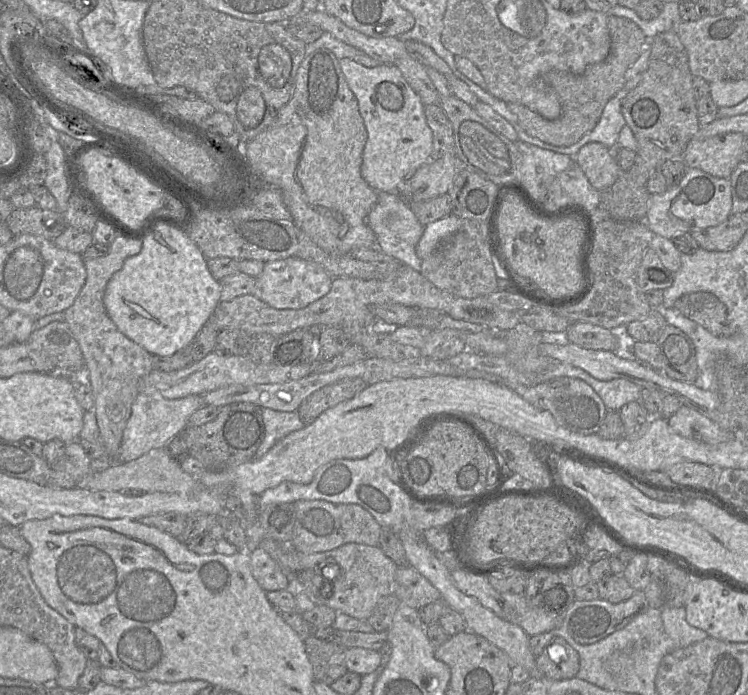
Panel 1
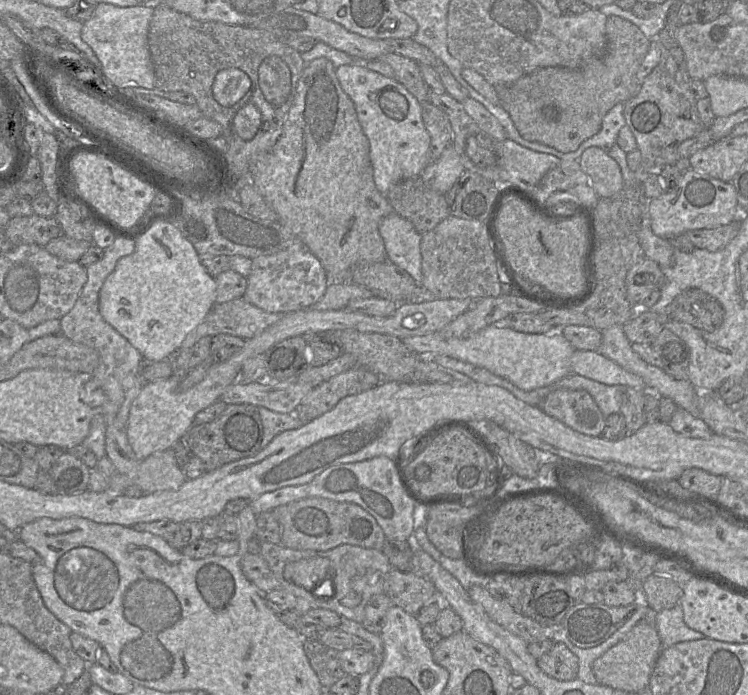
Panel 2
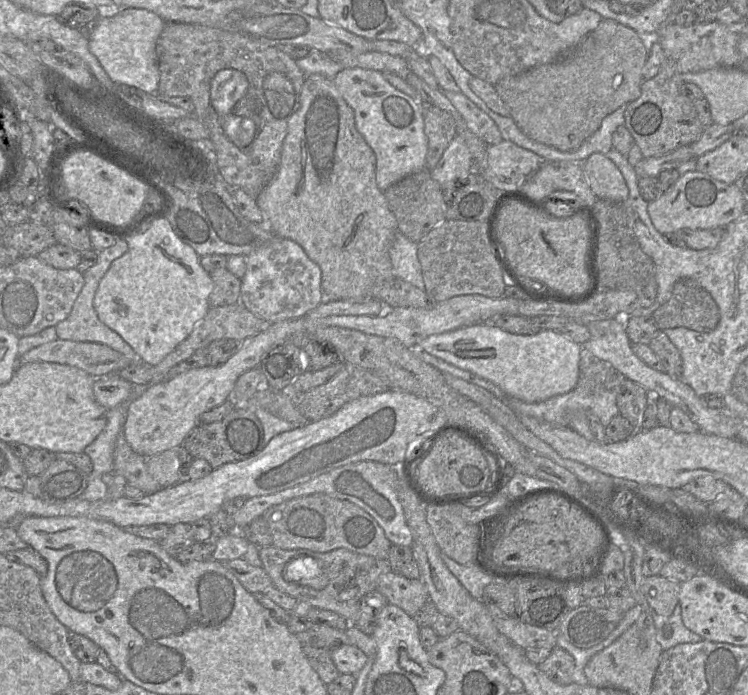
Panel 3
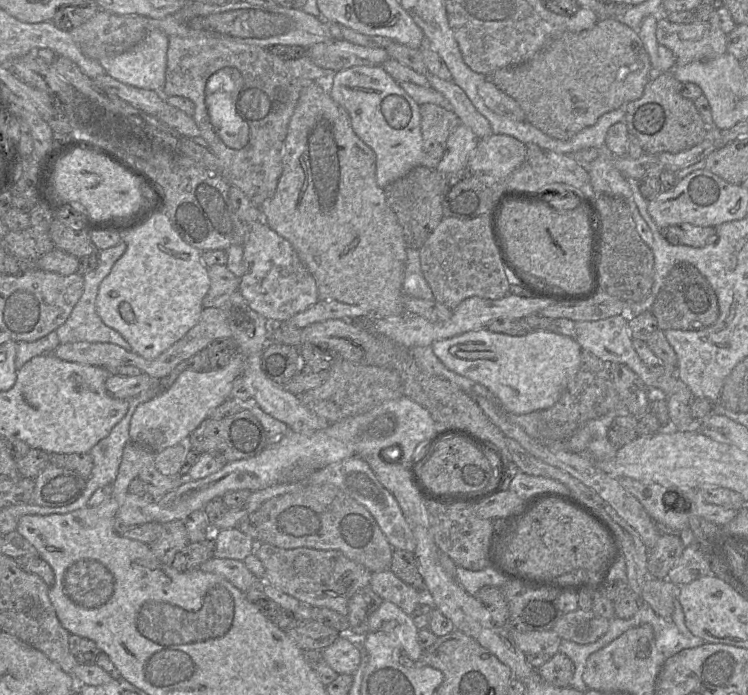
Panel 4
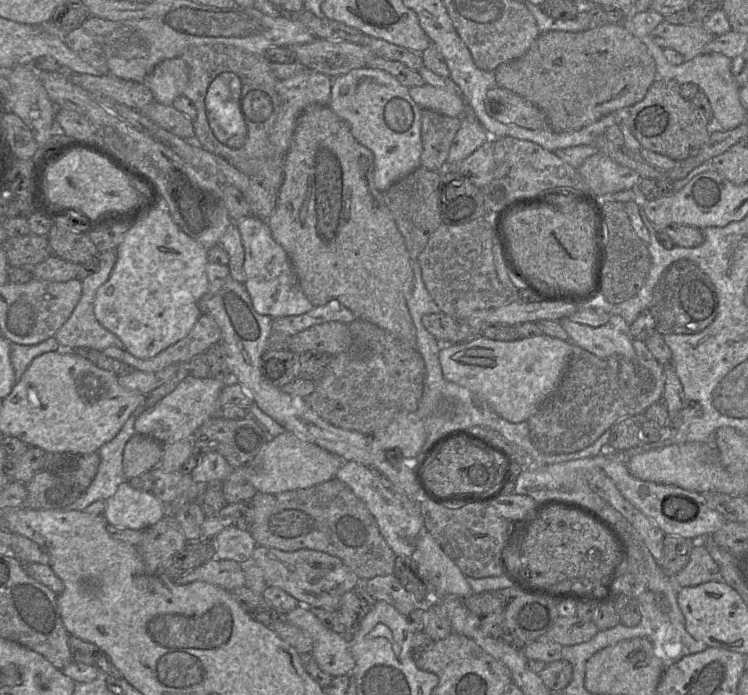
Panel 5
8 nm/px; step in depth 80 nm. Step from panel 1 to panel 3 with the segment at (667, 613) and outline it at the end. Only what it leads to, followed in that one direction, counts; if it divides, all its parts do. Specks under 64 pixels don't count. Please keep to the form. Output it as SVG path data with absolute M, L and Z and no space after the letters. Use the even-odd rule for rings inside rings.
M679 603L669 617L658 615L653 611L653 620L656 628L656 639L663 651L678 644L698 643L704 640L703 637L685 627Z

